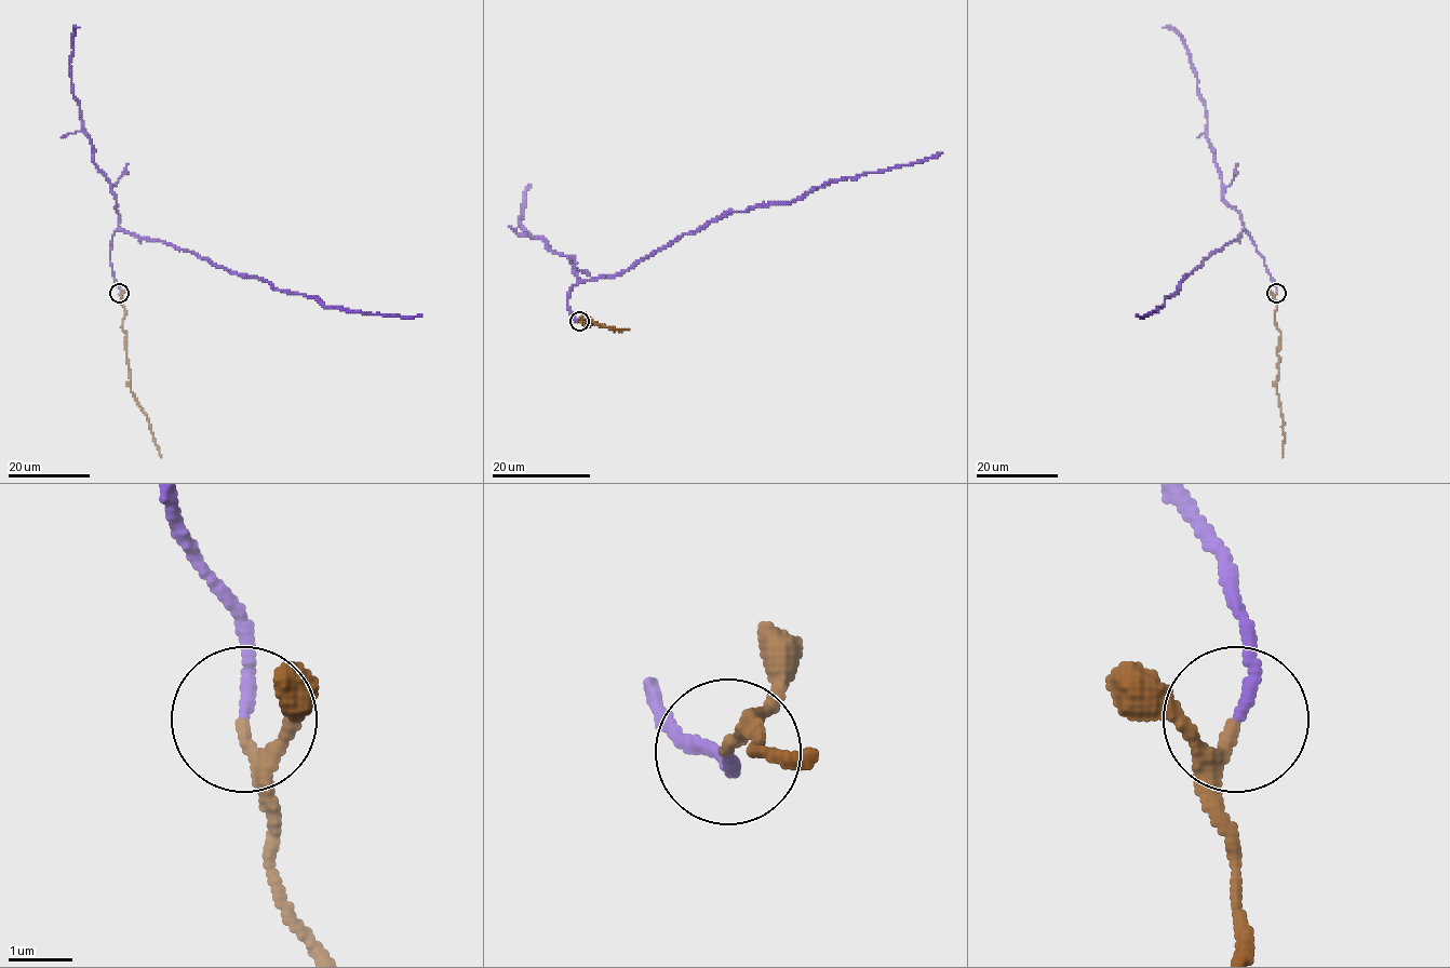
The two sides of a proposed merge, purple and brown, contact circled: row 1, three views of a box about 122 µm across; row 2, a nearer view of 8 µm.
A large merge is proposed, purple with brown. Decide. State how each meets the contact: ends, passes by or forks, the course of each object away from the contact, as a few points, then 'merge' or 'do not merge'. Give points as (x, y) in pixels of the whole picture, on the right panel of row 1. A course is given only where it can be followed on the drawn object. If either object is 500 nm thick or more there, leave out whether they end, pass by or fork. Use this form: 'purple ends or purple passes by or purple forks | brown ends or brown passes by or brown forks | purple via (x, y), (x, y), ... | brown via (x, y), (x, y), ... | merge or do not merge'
purple ends | brown passes by | purple via (1276, 294), (1263, 257), (1245, 230), (1204, 259), (1157, 310), (1143, 317), (1136, 314) | brown via (1276, 294), (1274, 313), (1280, 332), (1277, 389), (1281, 416), (1283, 457) | merge

